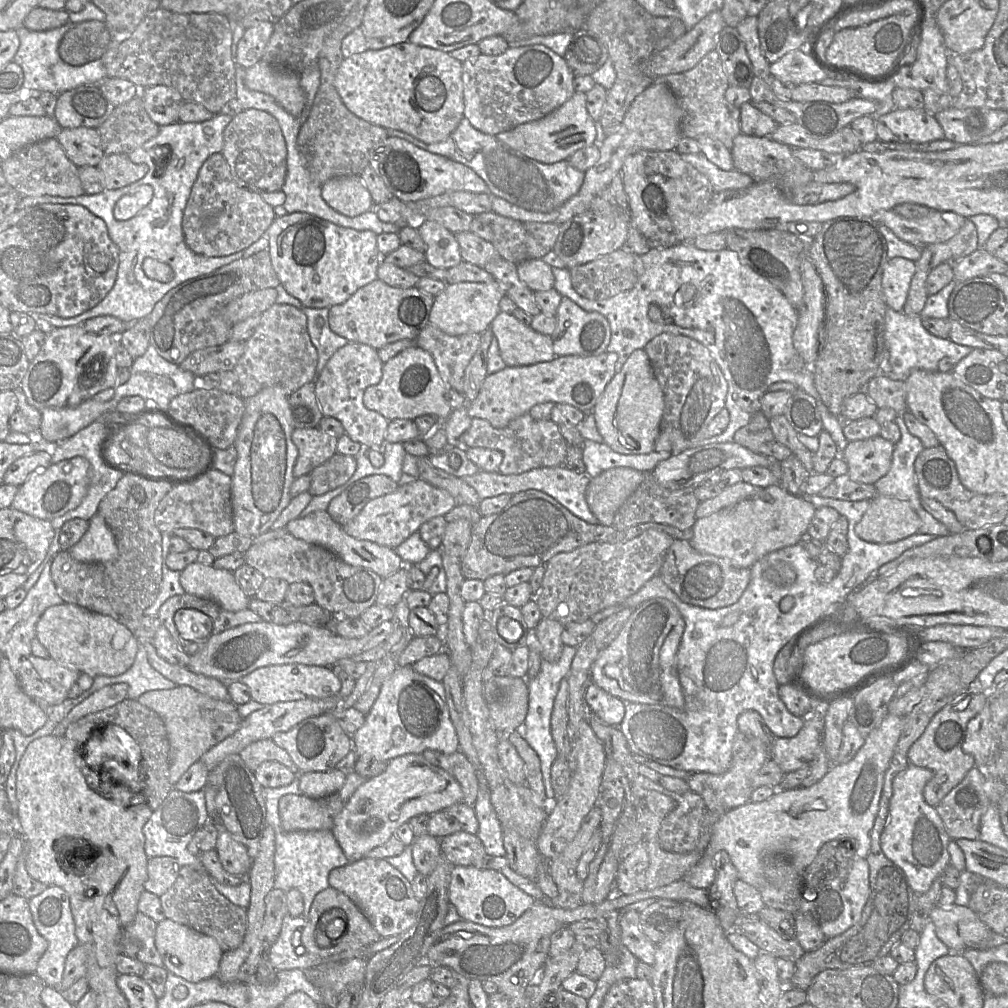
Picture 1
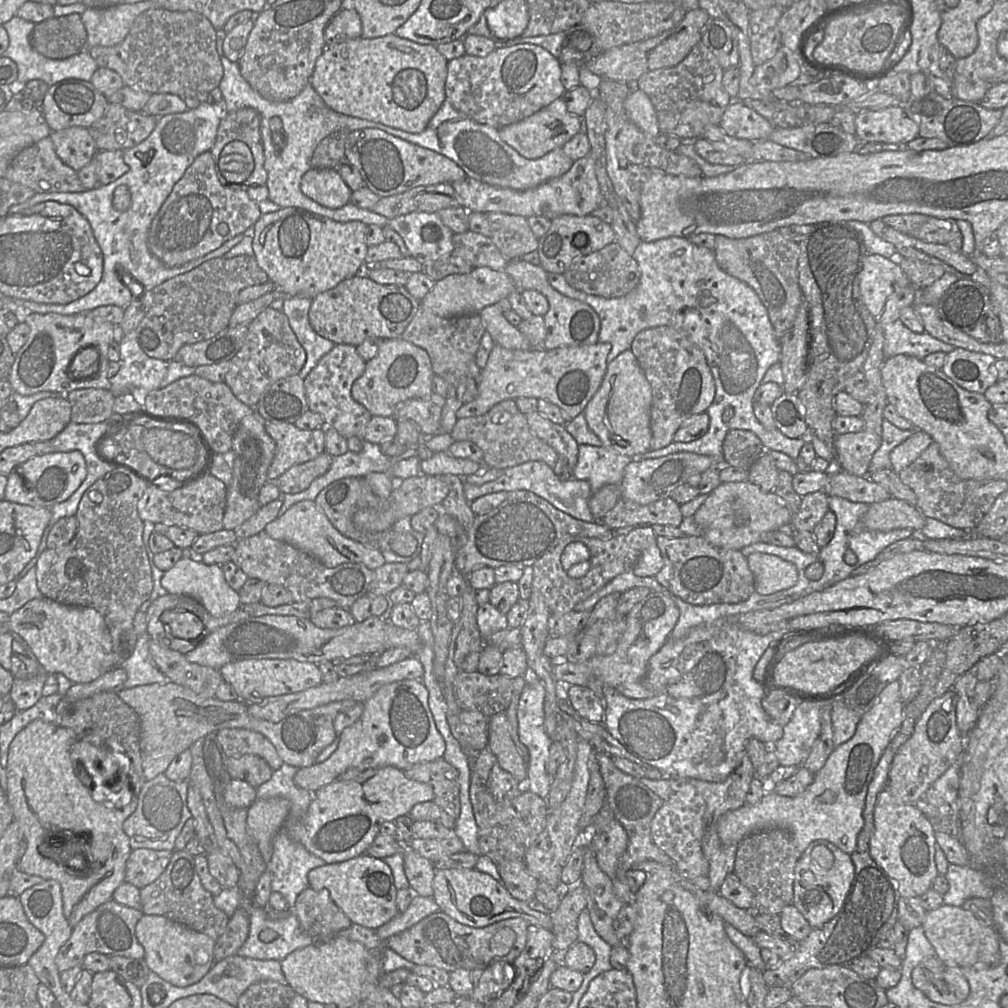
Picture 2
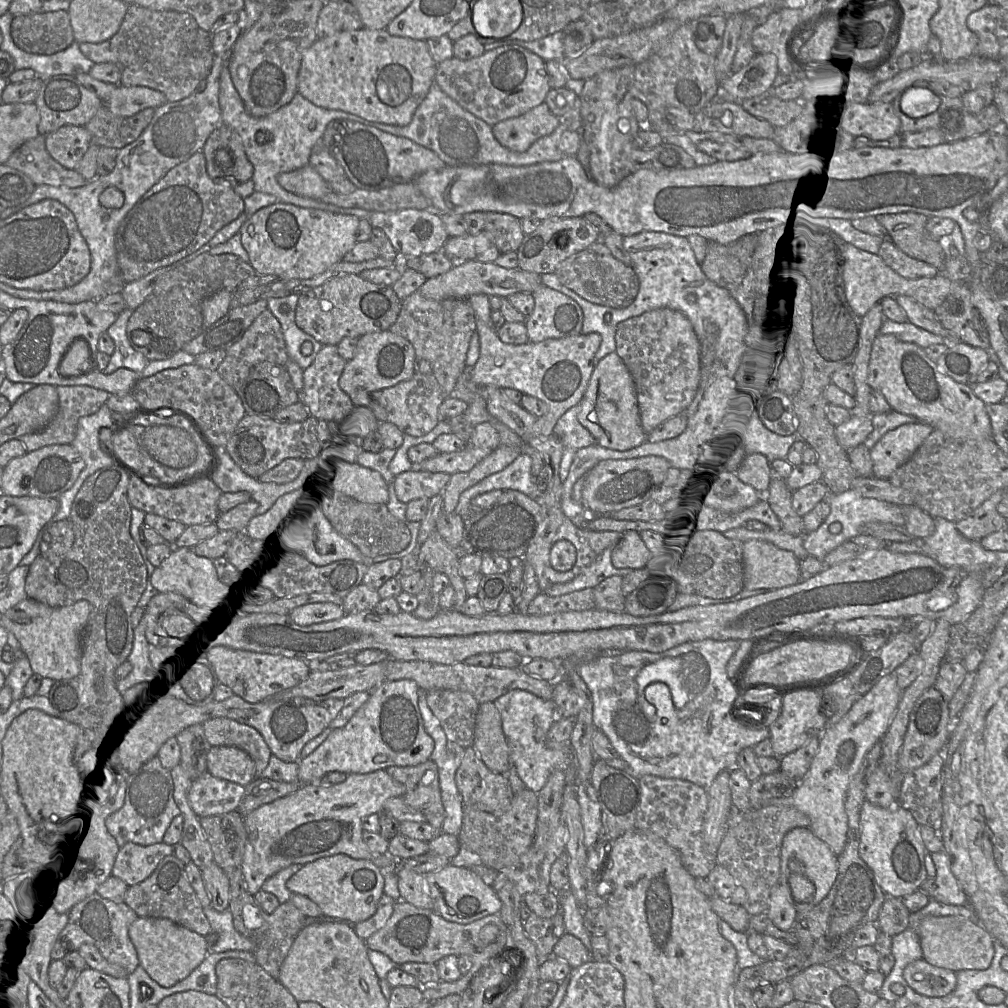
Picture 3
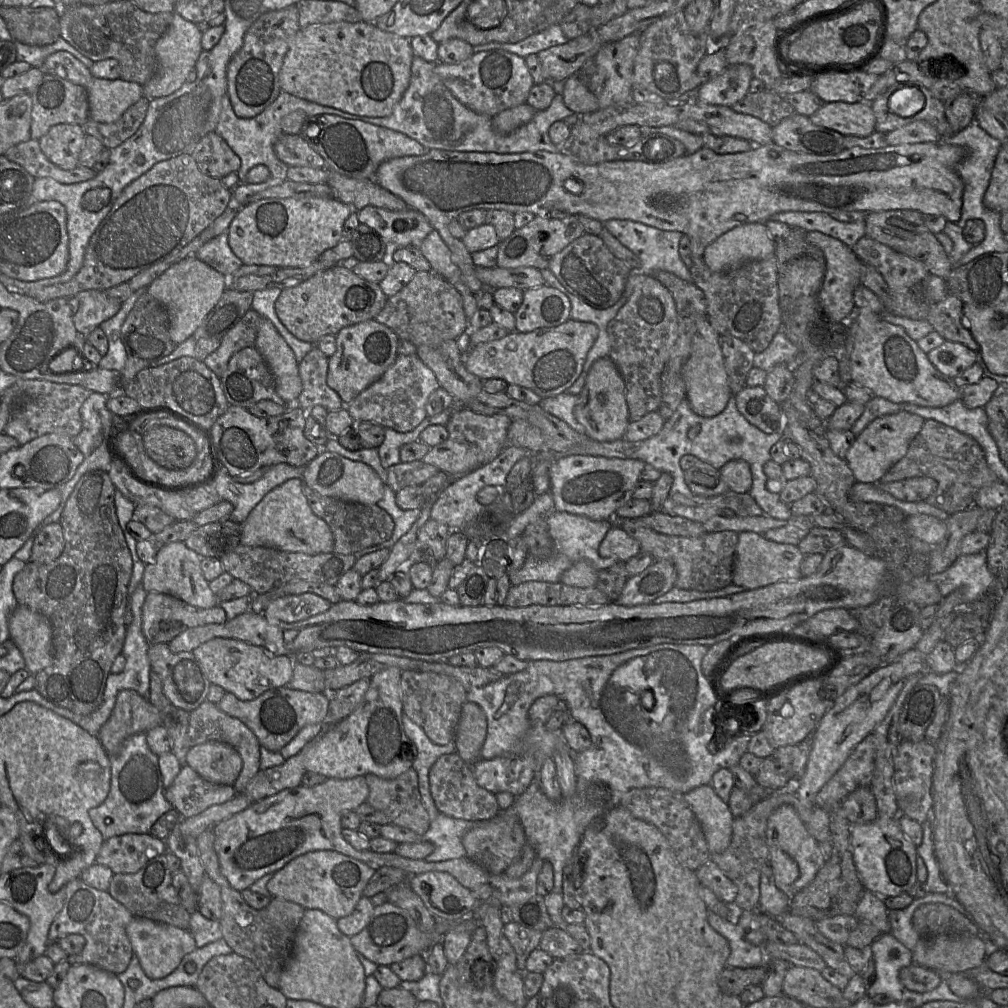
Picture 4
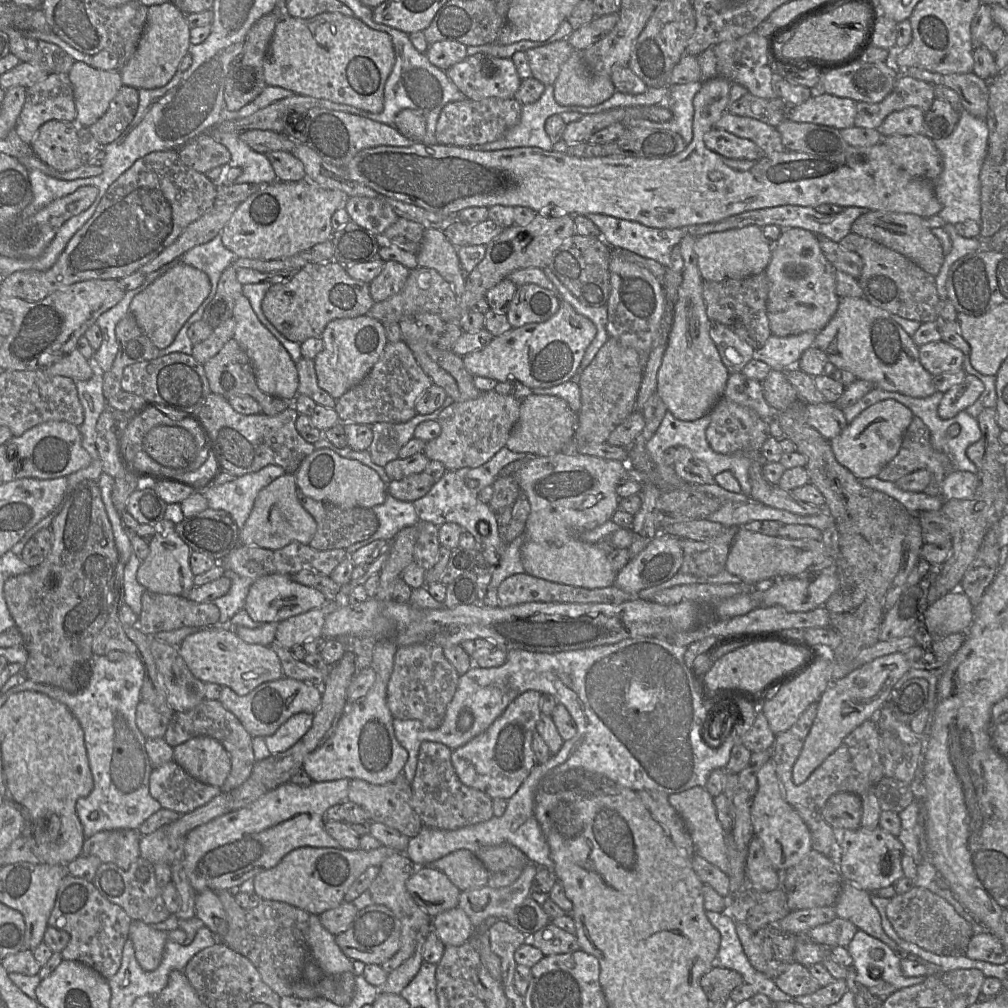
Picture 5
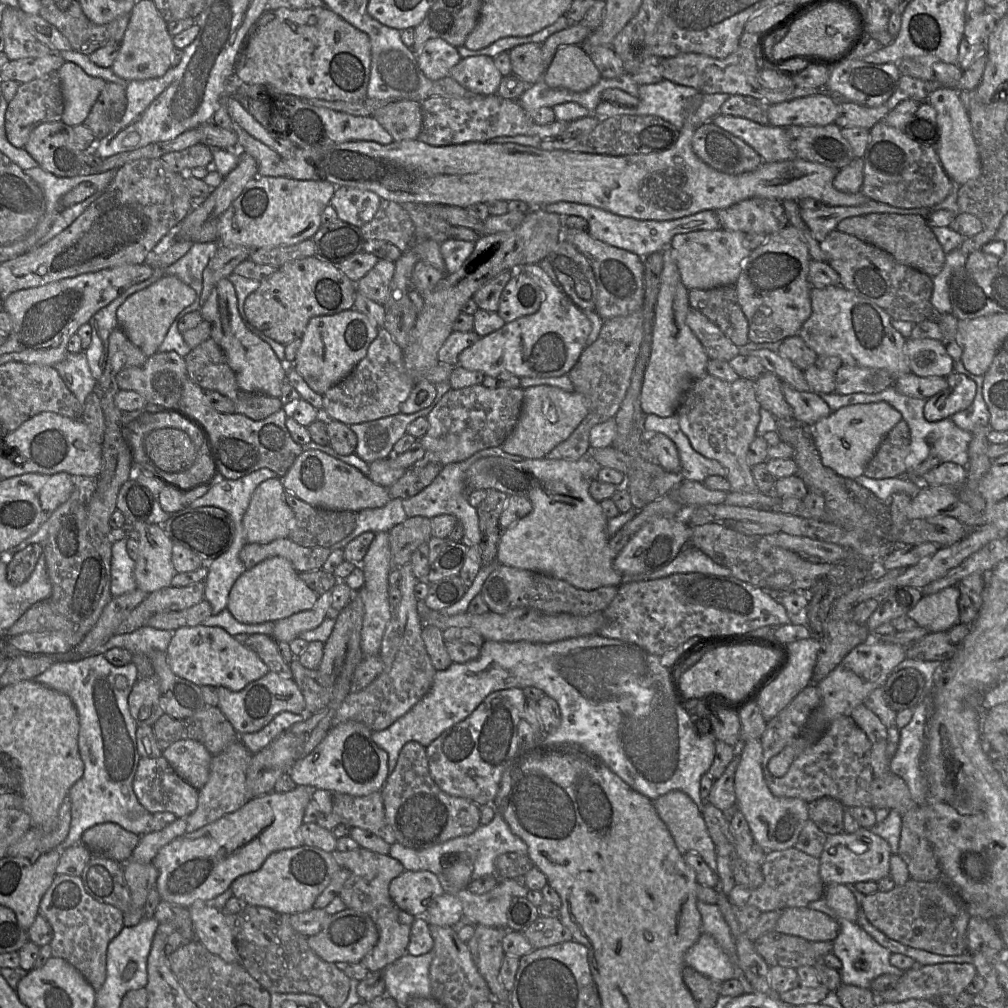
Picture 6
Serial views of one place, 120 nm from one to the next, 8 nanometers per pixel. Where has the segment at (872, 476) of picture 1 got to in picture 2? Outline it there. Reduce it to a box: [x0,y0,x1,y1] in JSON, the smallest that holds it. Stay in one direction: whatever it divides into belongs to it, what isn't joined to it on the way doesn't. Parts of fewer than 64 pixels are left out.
[835,429,881,477]

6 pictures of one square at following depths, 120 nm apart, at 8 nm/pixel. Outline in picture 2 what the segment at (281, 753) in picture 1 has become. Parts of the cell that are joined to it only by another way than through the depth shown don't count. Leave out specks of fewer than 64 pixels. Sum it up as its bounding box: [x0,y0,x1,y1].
[216,728,284,771]

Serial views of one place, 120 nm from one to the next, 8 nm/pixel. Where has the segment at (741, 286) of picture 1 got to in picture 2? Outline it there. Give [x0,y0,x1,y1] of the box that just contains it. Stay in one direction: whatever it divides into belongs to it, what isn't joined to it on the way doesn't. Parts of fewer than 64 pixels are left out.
[548,237,807,460]

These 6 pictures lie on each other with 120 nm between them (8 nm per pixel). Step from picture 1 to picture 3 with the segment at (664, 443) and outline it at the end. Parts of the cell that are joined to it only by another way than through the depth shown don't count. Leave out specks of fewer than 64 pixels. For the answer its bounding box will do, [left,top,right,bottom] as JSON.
[615,308,701,434]

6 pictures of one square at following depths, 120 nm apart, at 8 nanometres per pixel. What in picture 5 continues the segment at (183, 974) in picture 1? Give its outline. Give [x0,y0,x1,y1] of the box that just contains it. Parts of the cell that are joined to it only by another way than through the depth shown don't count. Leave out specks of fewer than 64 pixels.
[128,920,168,971]

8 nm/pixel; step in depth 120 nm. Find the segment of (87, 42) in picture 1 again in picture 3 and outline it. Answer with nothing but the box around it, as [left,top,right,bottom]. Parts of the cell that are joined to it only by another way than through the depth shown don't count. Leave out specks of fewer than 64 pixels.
[11,11,75,55]

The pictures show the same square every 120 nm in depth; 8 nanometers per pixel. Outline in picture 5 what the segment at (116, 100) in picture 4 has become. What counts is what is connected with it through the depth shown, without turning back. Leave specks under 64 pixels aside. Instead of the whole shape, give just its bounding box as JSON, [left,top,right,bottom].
[68,61,123,127]

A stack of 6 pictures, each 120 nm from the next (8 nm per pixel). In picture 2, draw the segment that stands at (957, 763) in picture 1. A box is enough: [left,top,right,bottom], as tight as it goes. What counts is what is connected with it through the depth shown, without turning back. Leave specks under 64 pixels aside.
[887,689,964,804]

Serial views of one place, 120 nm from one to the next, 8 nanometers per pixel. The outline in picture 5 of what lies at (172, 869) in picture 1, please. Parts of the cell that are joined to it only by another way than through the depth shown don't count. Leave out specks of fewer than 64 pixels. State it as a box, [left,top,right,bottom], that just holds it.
[82,829,141,869]

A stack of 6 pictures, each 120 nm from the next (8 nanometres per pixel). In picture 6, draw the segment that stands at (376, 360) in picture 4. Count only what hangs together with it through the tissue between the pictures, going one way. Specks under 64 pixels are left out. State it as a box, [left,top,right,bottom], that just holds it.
[289,308,378,395]

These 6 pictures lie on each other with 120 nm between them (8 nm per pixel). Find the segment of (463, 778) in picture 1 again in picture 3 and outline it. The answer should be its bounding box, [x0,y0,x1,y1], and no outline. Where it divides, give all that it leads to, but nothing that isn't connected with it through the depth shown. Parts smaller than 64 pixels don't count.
[384,760,445,829]

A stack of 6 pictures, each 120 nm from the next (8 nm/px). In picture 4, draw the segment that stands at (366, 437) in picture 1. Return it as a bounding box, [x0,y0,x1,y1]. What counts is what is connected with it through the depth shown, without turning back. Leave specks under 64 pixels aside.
[296,347,344,414]

